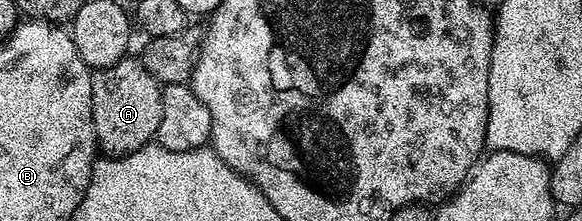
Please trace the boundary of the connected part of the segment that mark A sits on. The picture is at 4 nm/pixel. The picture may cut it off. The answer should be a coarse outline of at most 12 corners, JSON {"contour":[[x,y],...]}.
{"contour":[[122,59],[93,73],[105,157],[140,153],[163,119],[162,86]]}

